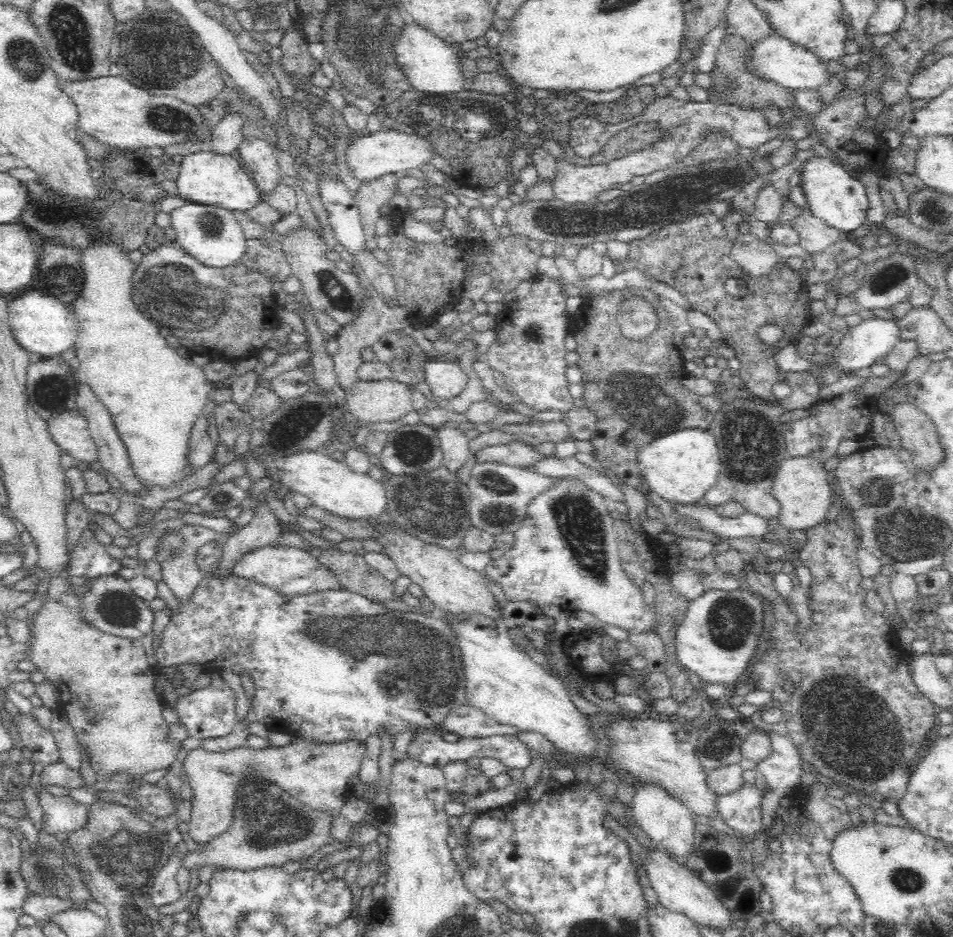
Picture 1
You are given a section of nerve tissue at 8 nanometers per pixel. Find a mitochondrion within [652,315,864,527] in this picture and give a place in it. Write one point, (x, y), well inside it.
(748, 441)

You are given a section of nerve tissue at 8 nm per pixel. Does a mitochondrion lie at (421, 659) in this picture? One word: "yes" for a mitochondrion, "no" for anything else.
yes

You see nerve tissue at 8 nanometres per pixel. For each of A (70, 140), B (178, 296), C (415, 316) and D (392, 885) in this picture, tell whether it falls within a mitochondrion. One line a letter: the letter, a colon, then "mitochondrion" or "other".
A: other
B: mitochondrion
C: other
D: other

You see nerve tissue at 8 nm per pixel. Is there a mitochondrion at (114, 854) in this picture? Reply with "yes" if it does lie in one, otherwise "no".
yes

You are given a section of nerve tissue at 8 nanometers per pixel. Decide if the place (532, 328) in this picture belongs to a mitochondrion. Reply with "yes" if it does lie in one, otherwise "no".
yes

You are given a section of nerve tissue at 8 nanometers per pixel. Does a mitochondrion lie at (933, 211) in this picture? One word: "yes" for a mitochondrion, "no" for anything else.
yes

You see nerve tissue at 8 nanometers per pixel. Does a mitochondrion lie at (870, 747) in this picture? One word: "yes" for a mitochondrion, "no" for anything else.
yes

